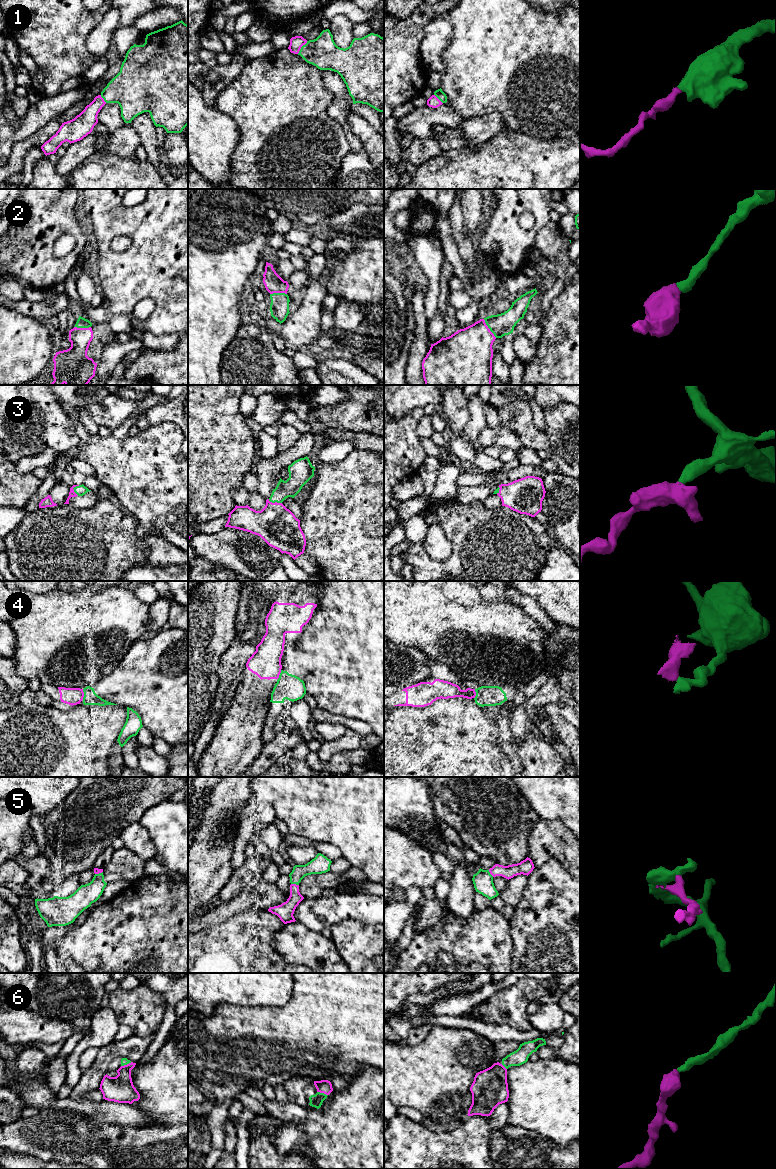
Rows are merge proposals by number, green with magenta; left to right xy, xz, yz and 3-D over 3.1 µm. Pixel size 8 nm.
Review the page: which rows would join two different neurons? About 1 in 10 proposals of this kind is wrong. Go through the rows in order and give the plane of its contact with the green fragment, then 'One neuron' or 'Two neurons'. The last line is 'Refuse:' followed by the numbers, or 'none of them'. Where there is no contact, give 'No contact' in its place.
1: Touches green in xz. One neuron
2: Touches green in yz. One neuron
3: Touches green in xz. One neuron
4: Touches green in xy. Two neurons
5: Touches green in xz. One neuron
6: Touches green in xz. One neuron
Refuse: 4

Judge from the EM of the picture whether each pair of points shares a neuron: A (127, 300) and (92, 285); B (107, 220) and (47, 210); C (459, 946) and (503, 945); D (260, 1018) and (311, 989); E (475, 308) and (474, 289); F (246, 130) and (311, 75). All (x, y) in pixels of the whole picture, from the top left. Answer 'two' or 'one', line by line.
A: two
B: two
C: one
D: one
E: one
F: one

